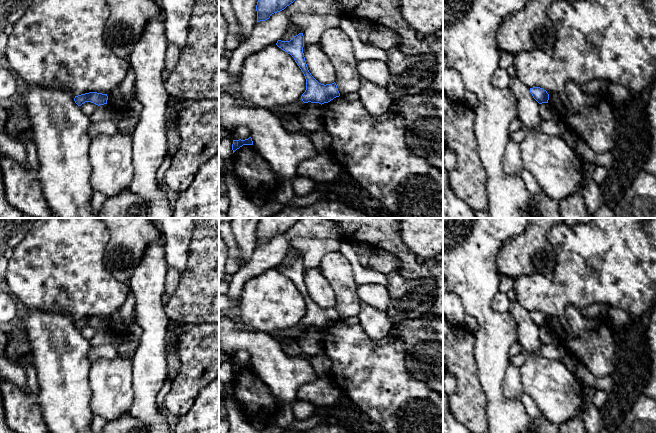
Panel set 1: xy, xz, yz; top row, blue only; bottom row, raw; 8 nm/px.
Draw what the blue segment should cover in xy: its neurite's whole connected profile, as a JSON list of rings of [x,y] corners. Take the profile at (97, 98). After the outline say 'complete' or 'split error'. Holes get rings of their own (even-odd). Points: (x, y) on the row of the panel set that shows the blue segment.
[[[89,92],[85,94],[81,94],[75,96],[74,101],[78,106],[81,106],[85,102],[91,102],[96,105],[104,105],[107,104],[108,96],[107,94],[97,93],[97,92]]] | complete

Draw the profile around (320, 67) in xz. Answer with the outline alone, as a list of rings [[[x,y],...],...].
[[[319,44],[305,45],[303,53],[309,72],[319,83],[326,85],[336,81],[335,68]]]

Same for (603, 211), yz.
[[[601,203],[594,214],[594,218],[614,218],[614,213],[610,207],[608,207],[604,203]]]

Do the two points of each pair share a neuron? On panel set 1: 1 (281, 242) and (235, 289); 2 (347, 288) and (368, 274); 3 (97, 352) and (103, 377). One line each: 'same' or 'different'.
1: same
2: different
3: different

